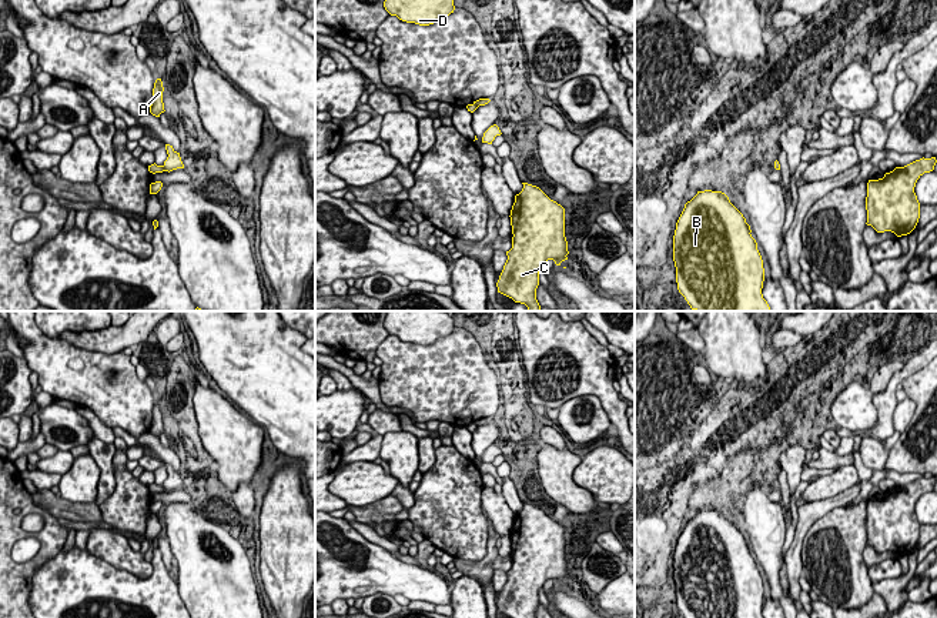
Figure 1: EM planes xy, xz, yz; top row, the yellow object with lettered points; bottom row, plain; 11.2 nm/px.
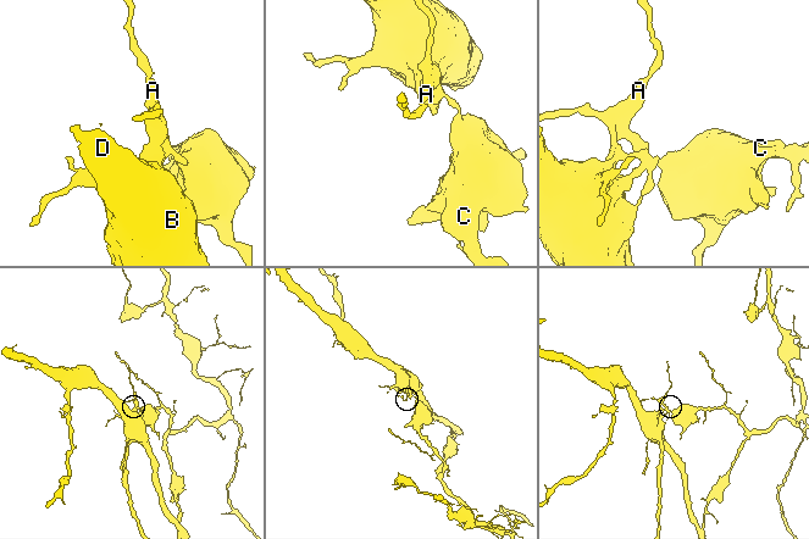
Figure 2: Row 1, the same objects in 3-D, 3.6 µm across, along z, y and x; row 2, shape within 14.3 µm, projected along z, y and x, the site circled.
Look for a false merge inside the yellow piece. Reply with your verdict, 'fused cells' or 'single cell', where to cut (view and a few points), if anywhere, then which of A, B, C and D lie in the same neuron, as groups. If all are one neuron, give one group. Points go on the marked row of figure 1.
fused cells; cut in xy along (181, 163), (178, 167); A B D / C

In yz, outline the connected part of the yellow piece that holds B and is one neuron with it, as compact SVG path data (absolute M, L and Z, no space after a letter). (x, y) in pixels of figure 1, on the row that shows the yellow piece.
M697 191L685 204L673 235L679 293L696 311L770 311L763 298L763 260L750 226L722 191Z

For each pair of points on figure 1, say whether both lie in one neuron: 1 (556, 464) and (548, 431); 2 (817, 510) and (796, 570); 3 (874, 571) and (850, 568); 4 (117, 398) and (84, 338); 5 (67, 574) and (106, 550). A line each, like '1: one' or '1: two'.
1: two
2: one
3: two
4: two
5: two

